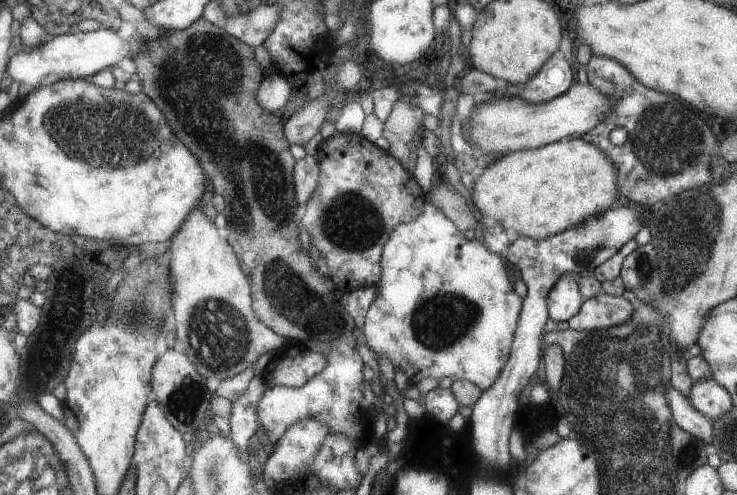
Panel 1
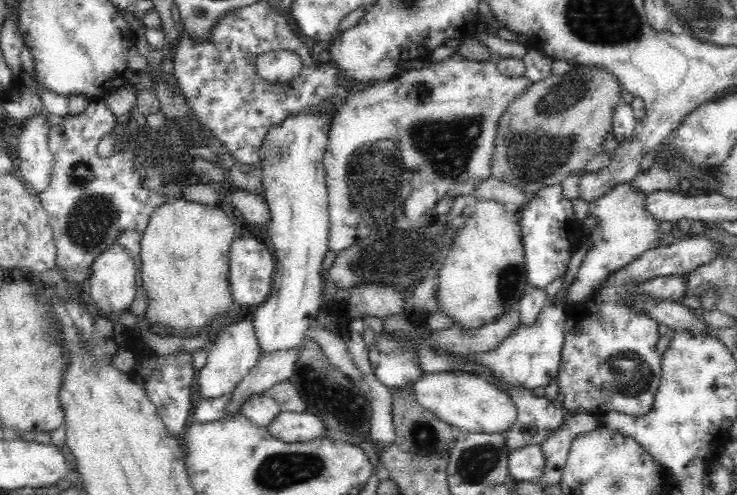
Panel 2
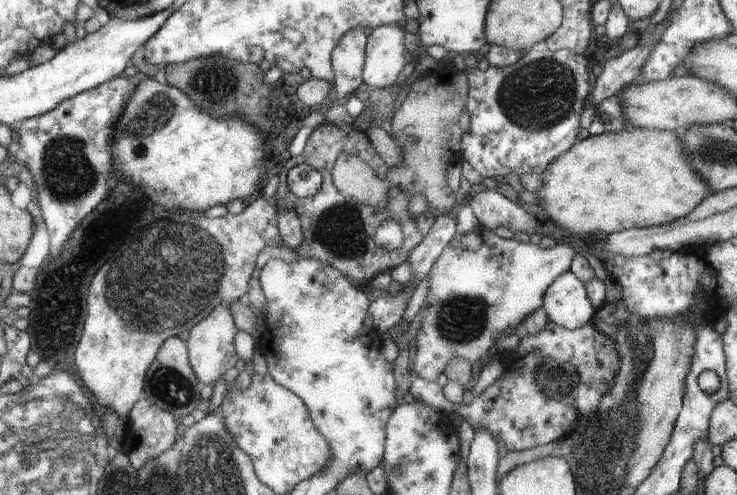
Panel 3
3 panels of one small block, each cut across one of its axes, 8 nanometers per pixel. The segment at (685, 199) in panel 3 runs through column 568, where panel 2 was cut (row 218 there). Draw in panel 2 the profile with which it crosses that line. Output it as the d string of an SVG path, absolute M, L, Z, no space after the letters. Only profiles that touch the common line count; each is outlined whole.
M183 198L164 202L150 214L146 228L140 233L138 281L150 298L145 319L166 324L170 330L204 330L210 320L226 310L234 308L228 282L228 262L232 242L236 238L236 226L218 206L190 202Z

